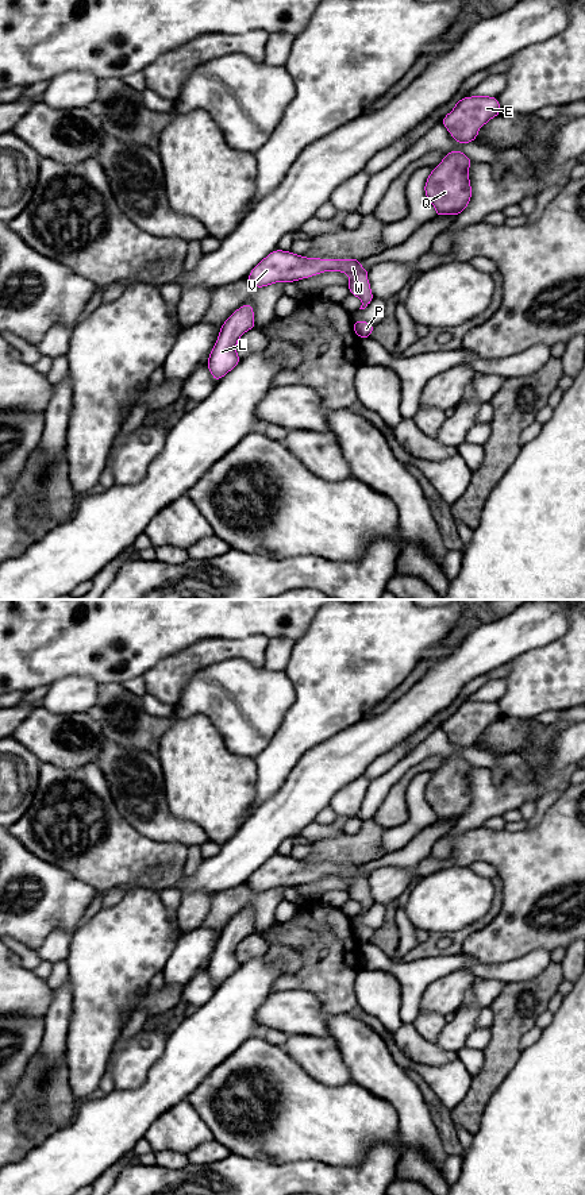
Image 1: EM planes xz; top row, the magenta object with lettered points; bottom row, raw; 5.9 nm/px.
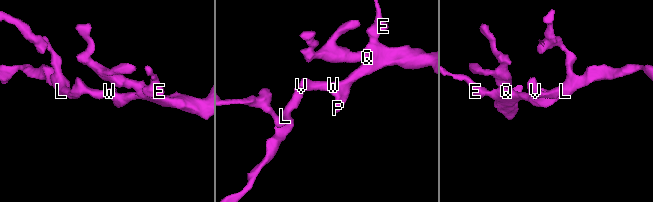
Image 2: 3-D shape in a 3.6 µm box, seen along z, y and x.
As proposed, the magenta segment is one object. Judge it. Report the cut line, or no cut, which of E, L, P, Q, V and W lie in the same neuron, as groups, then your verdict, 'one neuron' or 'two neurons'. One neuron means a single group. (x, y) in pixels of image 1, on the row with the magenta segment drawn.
no cut | E L P Q V W | one neuron

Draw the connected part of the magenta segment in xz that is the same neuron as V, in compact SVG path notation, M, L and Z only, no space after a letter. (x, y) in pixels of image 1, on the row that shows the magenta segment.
M274 250L251 270L247 280L255 288L263 288L274 282L295 282L323 271L343 271L350 277L347 288L350 294L361 298L359 309L373 301L369 269L361 267L361 259L304 258L292 251Z

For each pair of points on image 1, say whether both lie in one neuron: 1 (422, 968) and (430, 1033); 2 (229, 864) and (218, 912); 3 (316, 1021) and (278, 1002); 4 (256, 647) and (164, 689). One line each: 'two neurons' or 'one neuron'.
1: two neurons
2: two neurons
3: one neuron
4: one neuron

